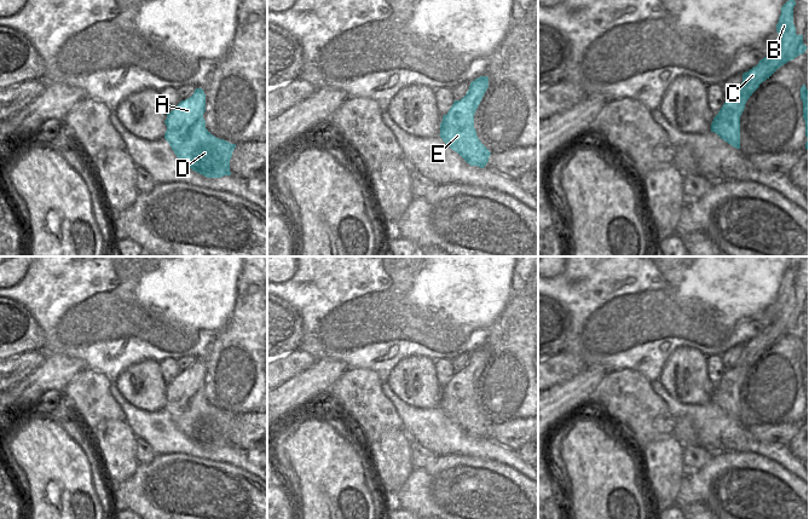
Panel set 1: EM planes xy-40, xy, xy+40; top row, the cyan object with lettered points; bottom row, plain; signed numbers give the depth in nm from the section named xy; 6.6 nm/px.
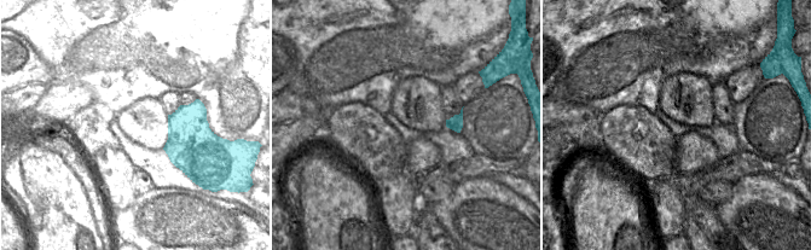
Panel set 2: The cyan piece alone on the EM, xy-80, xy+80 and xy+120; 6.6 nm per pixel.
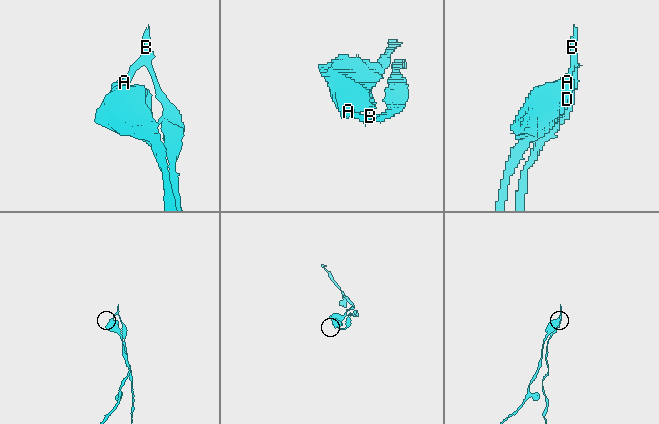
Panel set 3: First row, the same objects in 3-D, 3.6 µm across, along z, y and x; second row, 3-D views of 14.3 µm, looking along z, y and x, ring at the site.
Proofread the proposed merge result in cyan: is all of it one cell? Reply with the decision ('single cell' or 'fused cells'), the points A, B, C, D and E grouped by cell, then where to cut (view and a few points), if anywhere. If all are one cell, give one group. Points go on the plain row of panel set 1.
fused cells; groups A D E / B C; cut xy (487, 353), (471, 357)

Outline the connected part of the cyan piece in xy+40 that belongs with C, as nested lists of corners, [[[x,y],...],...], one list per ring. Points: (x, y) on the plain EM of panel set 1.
[[[790,270],[781,278],[781,286],[776,295],[776,302],[779,305],[776,317],[756,338],[742,345],[741,357],[751,357],[757,361],[780,338],[803,325],[808,319],[803,315],[803,306],[796,305],[796,298],[793,295],[794,276],[796,272]]]

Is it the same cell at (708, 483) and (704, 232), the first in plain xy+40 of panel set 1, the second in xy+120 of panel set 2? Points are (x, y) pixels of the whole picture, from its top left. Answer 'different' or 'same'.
different

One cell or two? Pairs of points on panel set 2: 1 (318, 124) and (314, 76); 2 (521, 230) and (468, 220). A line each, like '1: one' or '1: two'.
1: two
2: one

